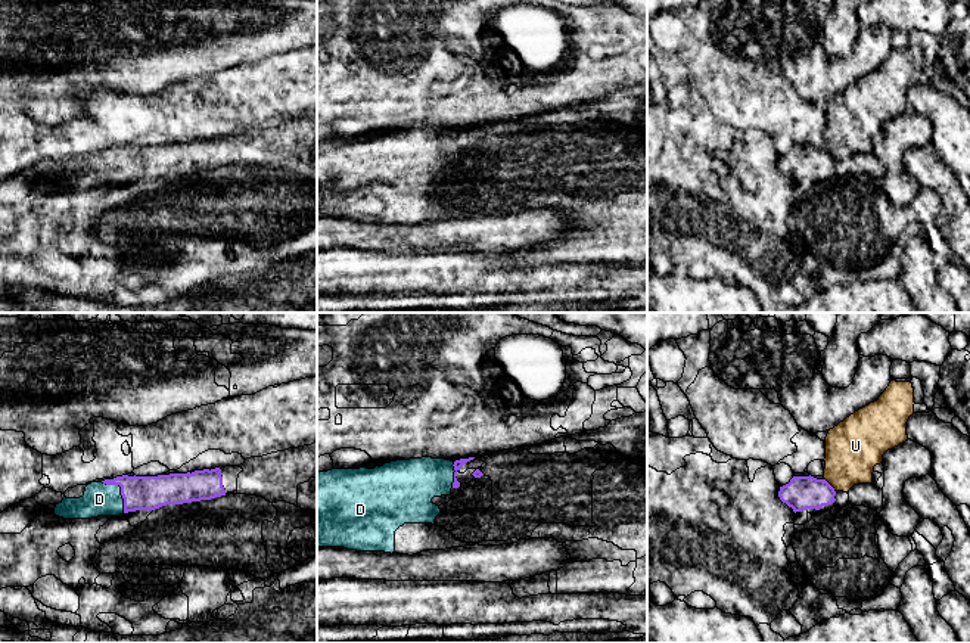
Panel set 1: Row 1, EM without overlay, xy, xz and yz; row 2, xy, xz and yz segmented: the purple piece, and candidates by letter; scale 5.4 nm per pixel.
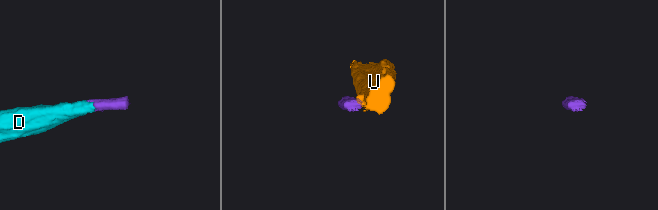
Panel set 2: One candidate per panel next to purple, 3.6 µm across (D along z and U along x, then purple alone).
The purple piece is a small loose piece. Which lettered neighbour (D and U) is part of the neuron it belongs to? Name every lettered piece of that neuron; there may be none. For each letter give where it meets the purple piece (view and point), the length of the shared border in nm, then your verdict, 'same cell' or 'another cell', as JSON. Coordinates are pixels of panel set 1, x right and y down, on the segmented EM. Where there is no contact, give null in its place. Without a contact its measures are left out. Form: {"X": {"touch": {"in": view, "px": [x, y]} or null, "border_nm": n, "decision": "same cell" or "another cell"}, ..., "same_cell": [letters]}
{"D": {"touch": {"in": "xy", "px": [121, 491]}, "border_nm": 220, "decision": "same cell"}, "U": {"touch": {"in": "yz", "px": [830, 485]}, "border_nm": 100, "decision": "another cell"}, "same_cell": ["D"]}

